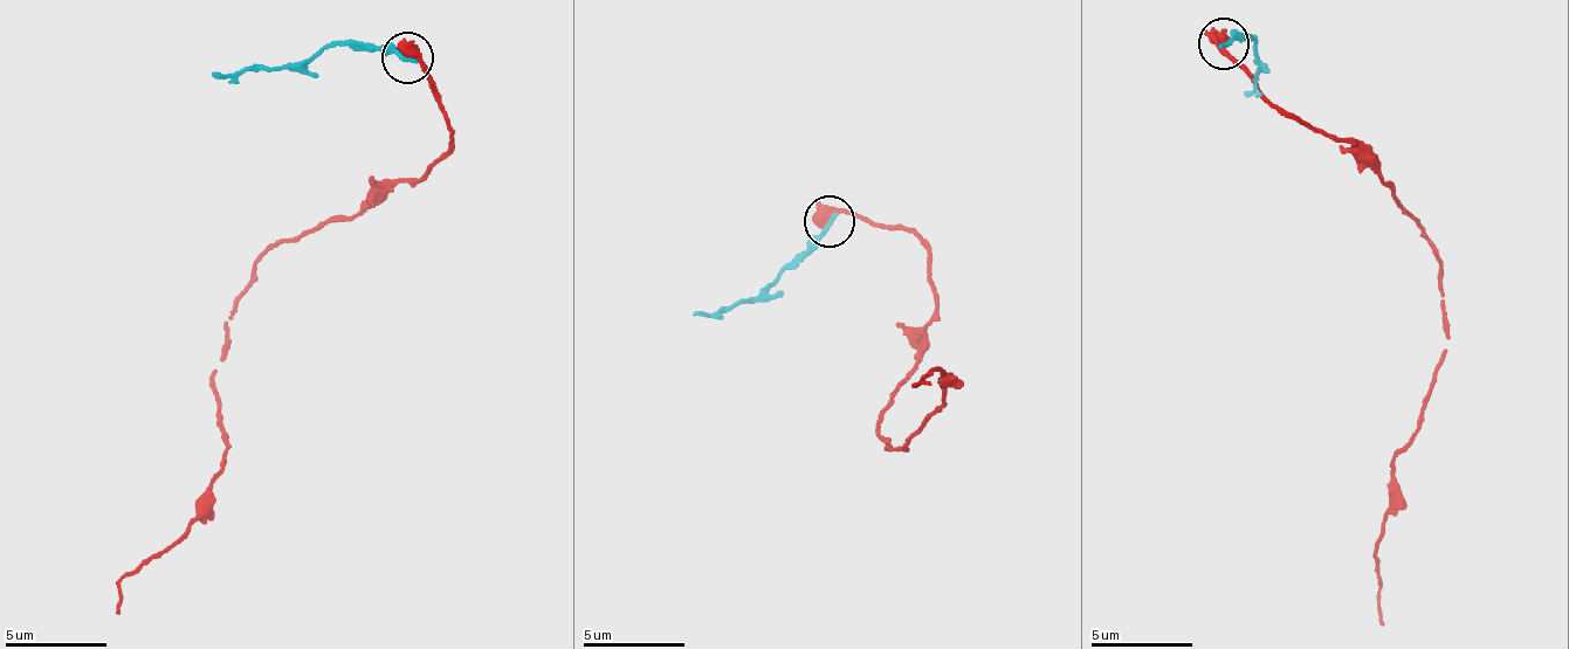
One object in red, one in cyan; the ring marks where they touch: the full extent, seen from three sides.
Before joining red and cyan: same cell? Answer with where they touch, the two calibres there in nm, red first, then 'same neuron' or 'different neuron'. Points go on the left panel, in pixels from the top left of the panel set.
(407, 57) | 650/240 nm | different neuron

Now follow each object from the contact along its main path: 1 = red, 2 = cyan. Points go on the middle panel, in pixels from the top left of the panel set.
1: (830, 222), (927, 250), (928, 345), (887, 446), (945, 404), (952, 375), (930, 382)
2: (830, 222), (756, 298), (690, 316)

